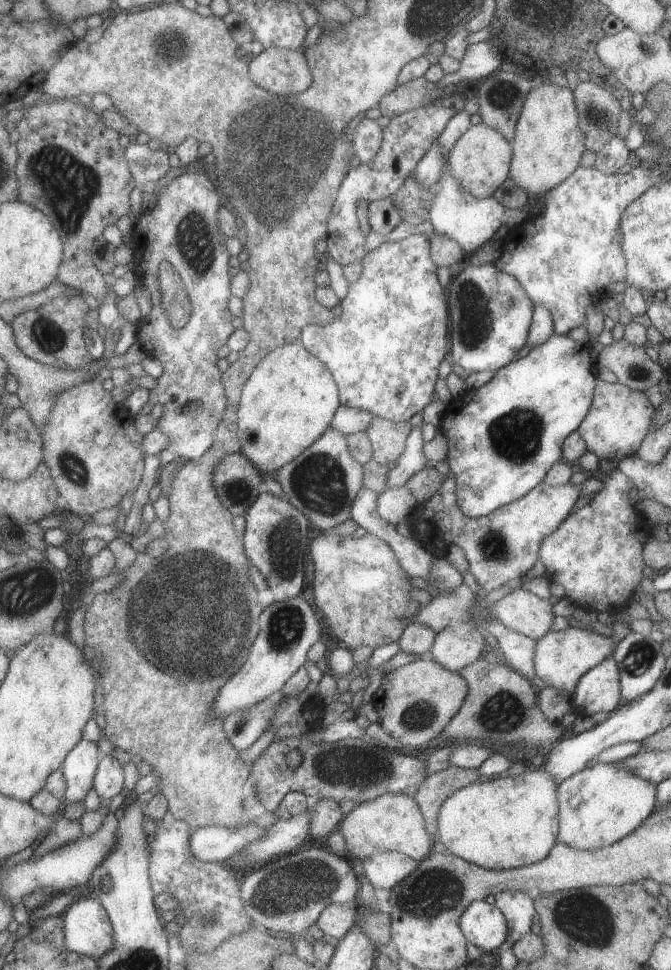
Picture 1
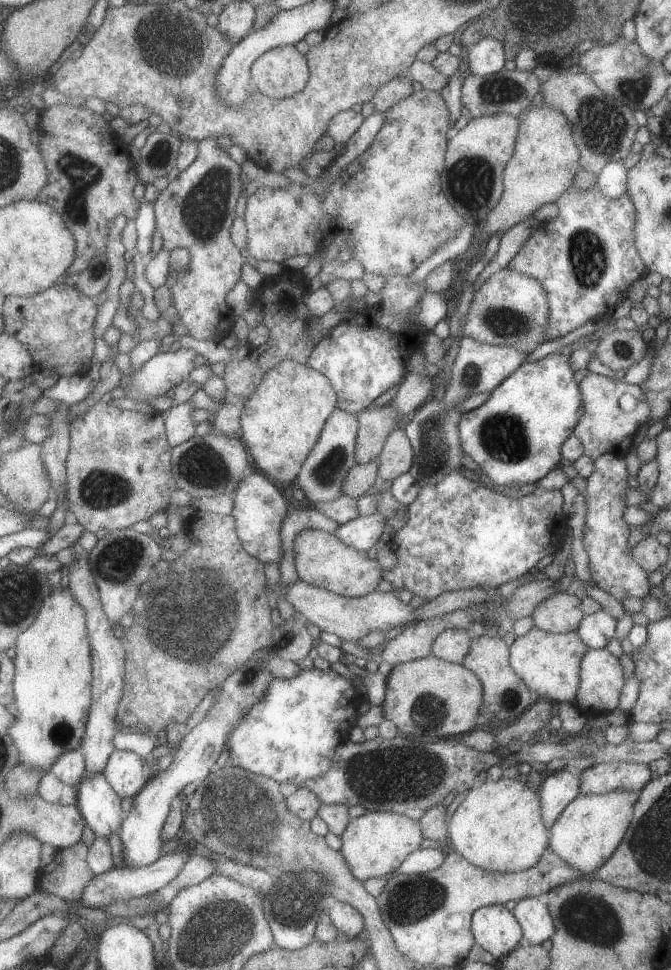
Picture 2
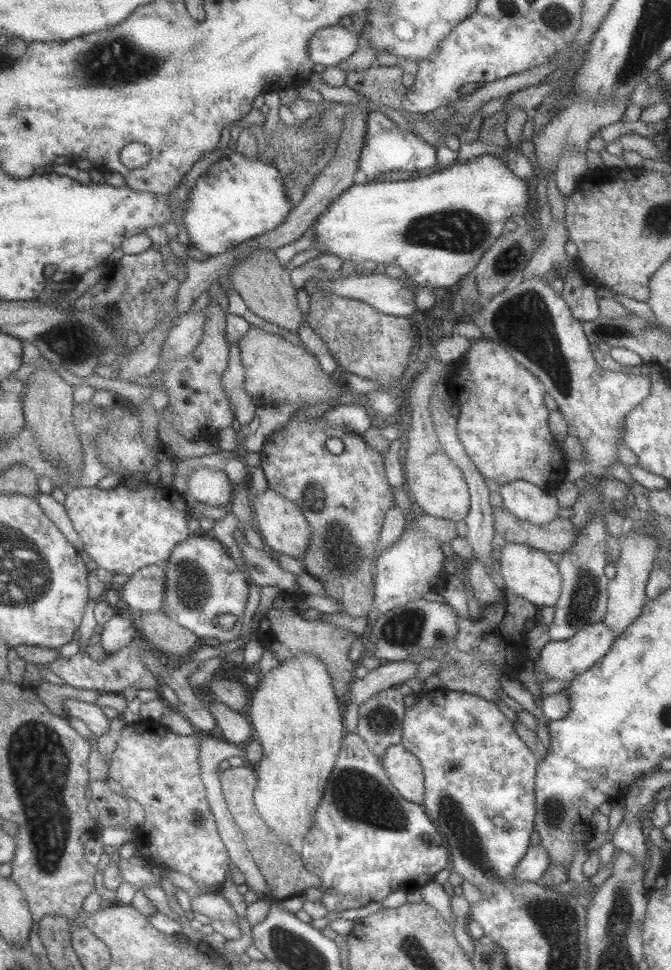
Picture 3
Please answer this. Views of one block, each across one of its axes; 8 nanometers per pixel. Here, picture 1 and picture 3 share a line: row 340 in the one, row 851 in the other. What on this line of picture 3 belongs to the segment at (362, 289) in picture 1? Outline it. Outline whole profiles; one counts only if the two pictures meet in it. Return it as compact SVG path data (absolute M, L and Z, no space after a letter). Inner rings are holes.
M346 732L342 738L335 765L325 782L323 797L313 812L315 818L298 852L305 870L319 877L321 898L318 902L328 912L361 908L370 902L381 903L396 891L419 891L433 880L439 870L449 867L450 854L443 835L437 831L420 804L401 798L377 757L356 732Z

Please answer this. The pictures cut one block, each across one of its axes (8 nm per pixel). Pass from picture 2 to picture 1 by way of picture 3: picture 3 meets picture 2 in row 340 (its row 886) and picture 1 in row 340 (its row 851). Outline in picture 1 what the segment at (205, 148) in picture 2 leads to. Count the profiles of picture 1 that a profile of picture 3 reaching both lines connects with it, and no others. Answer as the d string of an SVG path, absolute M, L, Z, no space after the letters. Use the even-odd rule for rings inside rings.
M214 172L184 173L163 184L161 190L155 190L155 206L144 217L134 222L131 234L132 249L134 251L133 277L142 283L149 292L151 309L149 314L137 324L136 341L142 351L151 358L159 360L163 373L156 378L157 386L149 390L148 403L151 406L159 404L162 413L158 418L156 430L167 436L169 444L163 451L158 452L160 464L167 464L175 458L184 458L185 462L197 460L210 446L214 432L219 426L219 420L225 414L227 400L221 382L221 372L217 368L217 349L225 345L229 335L235 330L231 324L232 315L227 309L229 292L229 252L225 248L226 237L218 224L218 214L225 202L219 195L216 174ZM161 261L167 261L175 272L179 274L183 286L191 302L191 316L180 329L174 329L161 306L157 269Z

